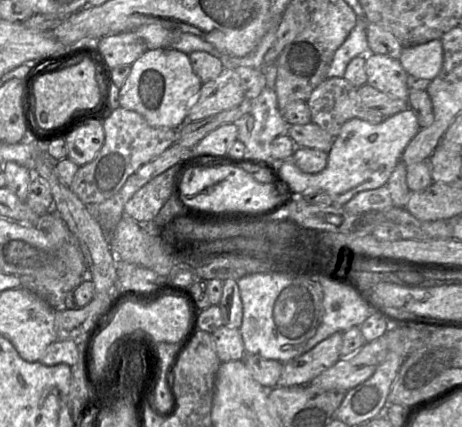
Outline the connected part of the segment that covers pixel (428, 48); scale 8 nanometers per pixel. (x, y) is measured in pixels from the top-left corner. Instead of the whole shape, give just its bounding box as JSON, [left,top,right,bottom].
[399,39,443,81]

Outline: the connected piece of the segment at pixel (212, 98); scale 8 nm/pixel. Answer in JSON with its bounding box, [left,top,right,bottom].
[187,66,244,122]

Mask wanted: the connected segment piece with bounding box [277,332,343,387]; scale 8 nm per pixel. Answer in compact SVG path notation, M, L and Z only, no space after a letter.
M336 332L308 352L283 363L277 386L306 385L340 359L343 332Z

